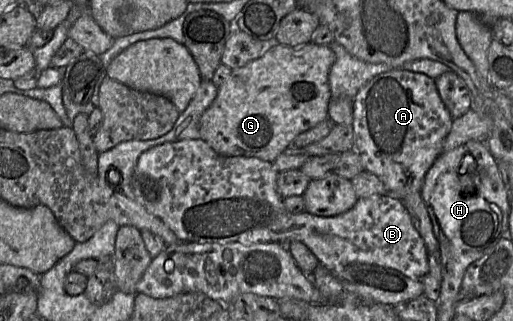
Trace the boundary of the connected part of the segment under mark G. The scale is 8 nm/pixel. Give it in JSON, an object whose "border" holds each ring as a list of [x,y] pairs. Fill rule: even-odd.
{"border":[[[309,42],[300,47],[278,43],[271,46],[258,58],[233,69],[226,81],[218,87],[215,99],[200,117],[200,138],[223,156],[256,157],[273,162],[291,146],[297,135],[328,118],[331,99],[328,75],[334,61],[335,54],[328,45]]]}

